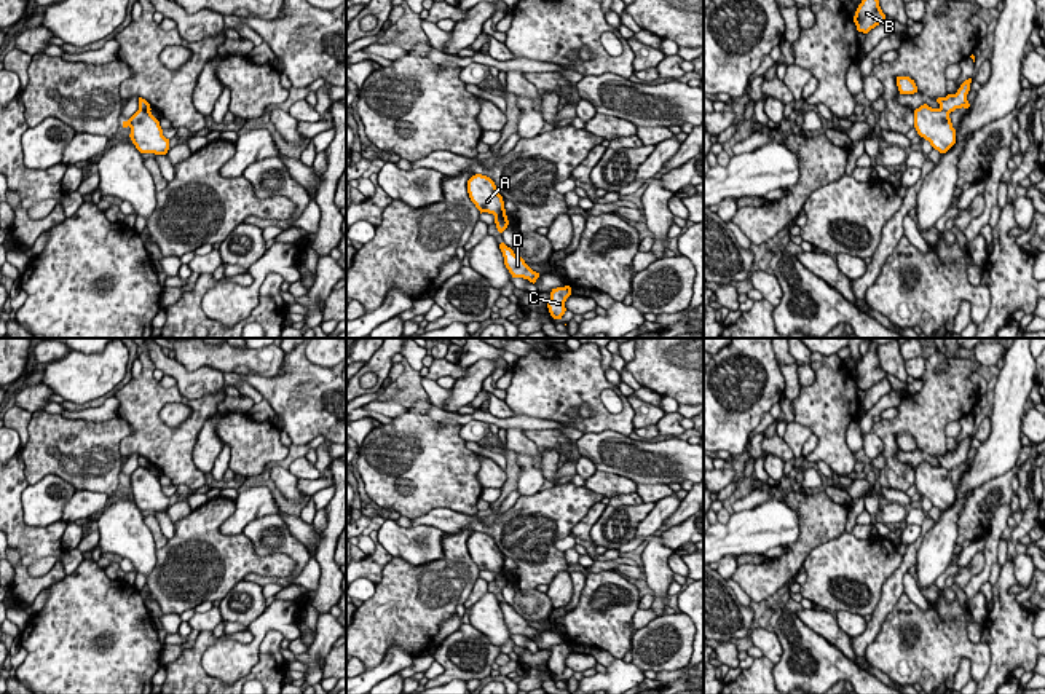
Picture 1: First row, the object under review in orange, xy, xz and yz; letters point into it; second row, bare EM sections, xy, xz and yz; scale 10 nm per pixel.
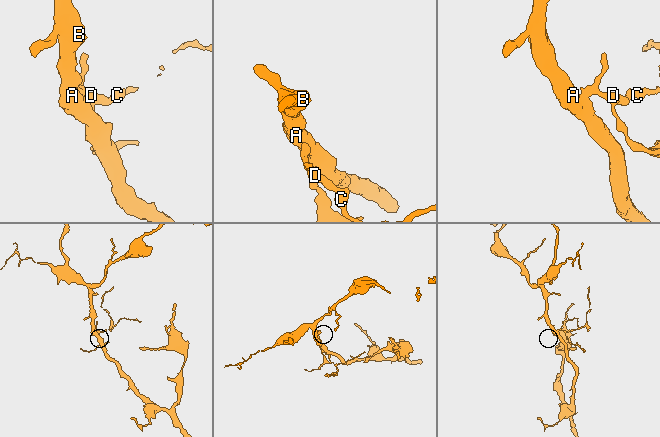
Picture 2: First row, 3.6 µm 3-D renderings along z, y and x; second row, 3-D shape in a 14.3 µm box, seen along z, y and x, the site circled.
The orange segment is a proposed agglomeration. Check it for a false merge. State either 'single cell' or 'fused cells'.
fused cells

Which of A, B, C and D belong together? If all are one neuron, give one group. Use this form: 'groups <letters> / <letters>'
groups A B / C D

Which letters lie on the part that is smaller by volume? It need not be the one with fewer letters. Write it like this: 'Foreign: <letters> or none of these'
Foreign: C, D

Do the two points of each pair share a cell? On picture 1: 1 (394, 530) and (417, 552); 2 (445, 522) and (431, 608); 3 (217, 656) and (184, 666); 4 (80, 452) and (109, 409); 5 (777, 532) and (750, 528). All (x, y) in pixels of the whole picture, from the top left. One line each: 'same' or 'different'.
1: same
2: different
3: different
4: different
5: same

